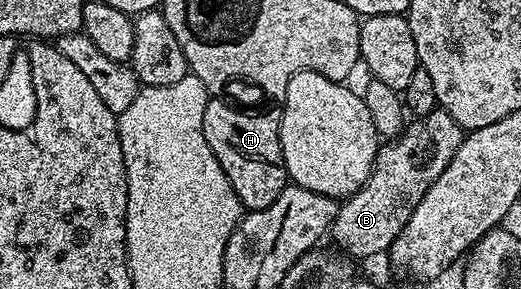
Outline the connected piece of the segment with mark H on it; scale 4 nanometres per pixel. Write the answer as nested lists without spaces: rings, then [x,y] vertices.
[[[210,98],[206,102],[204,142],[208,142],[224,174],[228,174],[228,182],[232,182],[232,190],[236,190],[243,209],[272,206],[272,202],[280,198],[288,183],[286,163],[280,146],[279,117],[241,112],[240,109],[218,99],[222,98]]]

